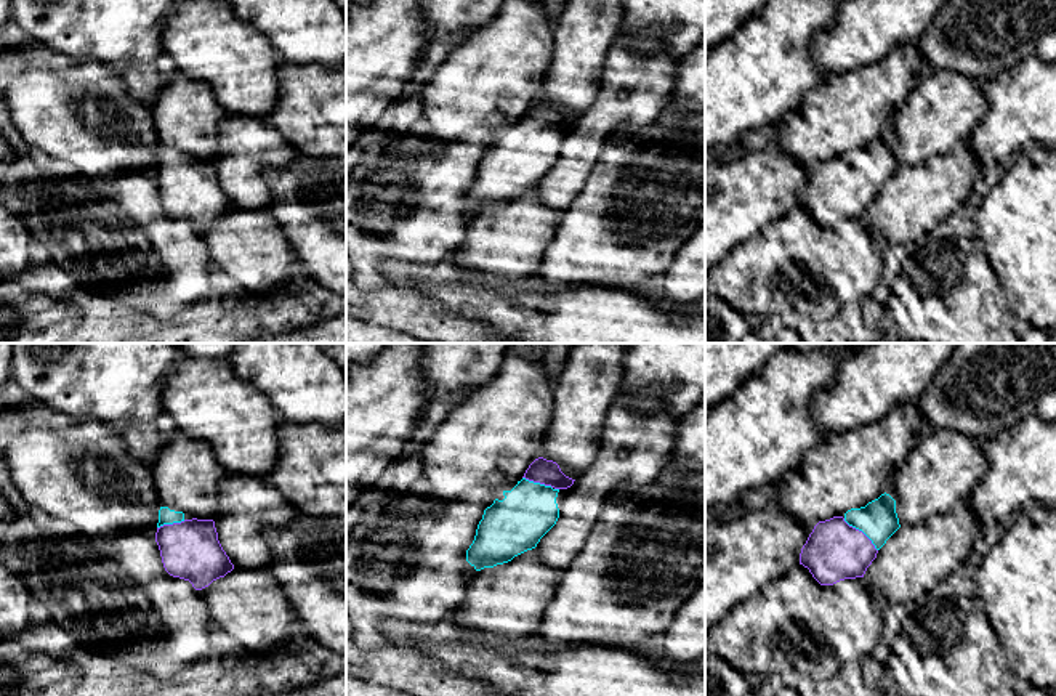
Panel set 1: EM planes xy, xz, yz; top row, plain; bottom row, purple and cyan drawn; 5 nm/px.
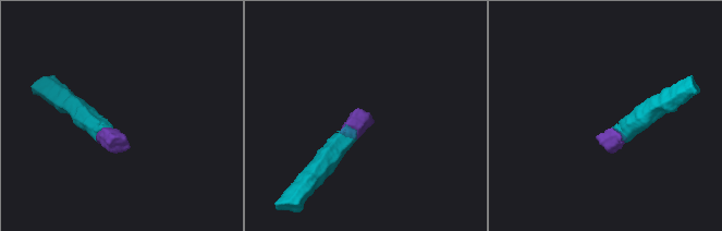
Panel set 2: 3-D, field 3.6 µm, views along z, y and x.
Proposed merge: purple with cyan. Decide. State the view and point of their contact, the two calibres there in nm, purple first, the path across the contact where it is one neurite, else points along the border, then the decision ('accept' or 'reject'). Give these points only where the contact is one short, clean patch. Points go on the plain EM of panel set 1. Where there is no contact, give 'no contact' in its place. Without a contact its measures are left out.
meets purple in yz at (862, 174); 300 nm thick on the purple side, 190 nm on the other; runs through yz (834, 193), (846, 188), (862, 174), (878, 161); accept

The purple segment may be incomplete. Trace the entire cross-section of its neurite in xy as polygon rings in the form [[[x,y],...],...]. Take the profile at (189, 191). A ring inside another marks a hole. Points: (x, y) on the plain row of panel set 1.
[[[160,148],[155,183],[165,212],[189,221],[195,231],[234,210],[218,181],[213,160],[186,160],[183,152]]]

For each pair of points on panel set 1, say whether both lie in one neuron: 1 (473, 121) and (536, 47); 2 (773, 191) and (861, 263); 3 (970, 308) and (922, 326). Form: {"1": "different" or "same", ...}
{"1": "same", "2": "different", "3": "same"}

